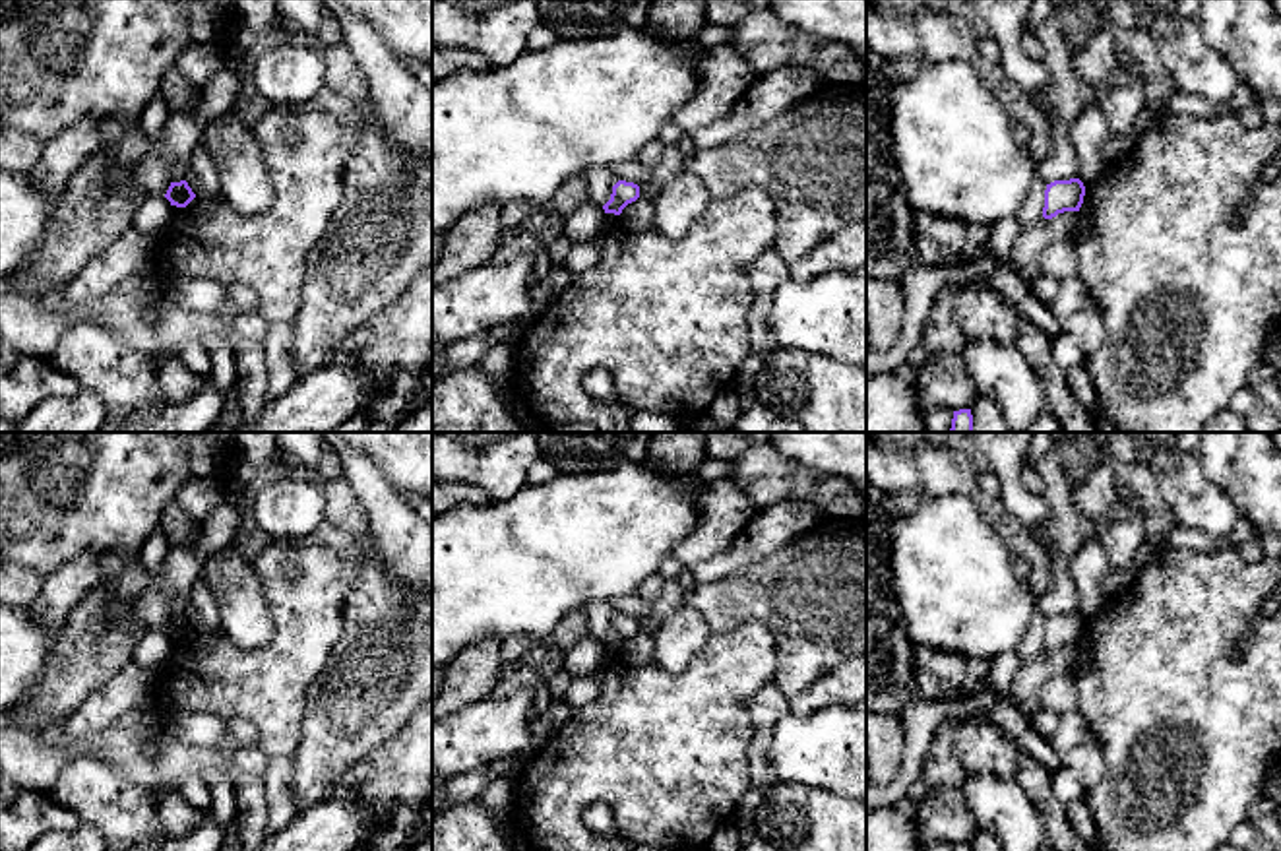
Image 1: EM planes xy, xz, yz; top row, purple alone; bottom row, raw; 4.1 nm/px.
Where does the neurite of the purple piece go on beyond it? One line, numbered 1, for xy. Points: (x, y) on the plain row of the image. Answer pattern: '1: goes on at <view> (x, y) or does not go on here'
1: does not go on here

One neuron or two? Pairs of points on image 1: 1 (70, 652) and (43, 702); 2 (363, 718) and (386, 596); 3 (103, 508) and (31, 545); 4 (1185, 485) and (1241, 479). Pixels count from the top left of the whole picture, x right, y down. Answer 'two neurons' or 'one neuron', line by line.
1: one neuron
2: one neuron
3: one neuron
4: two neurons

